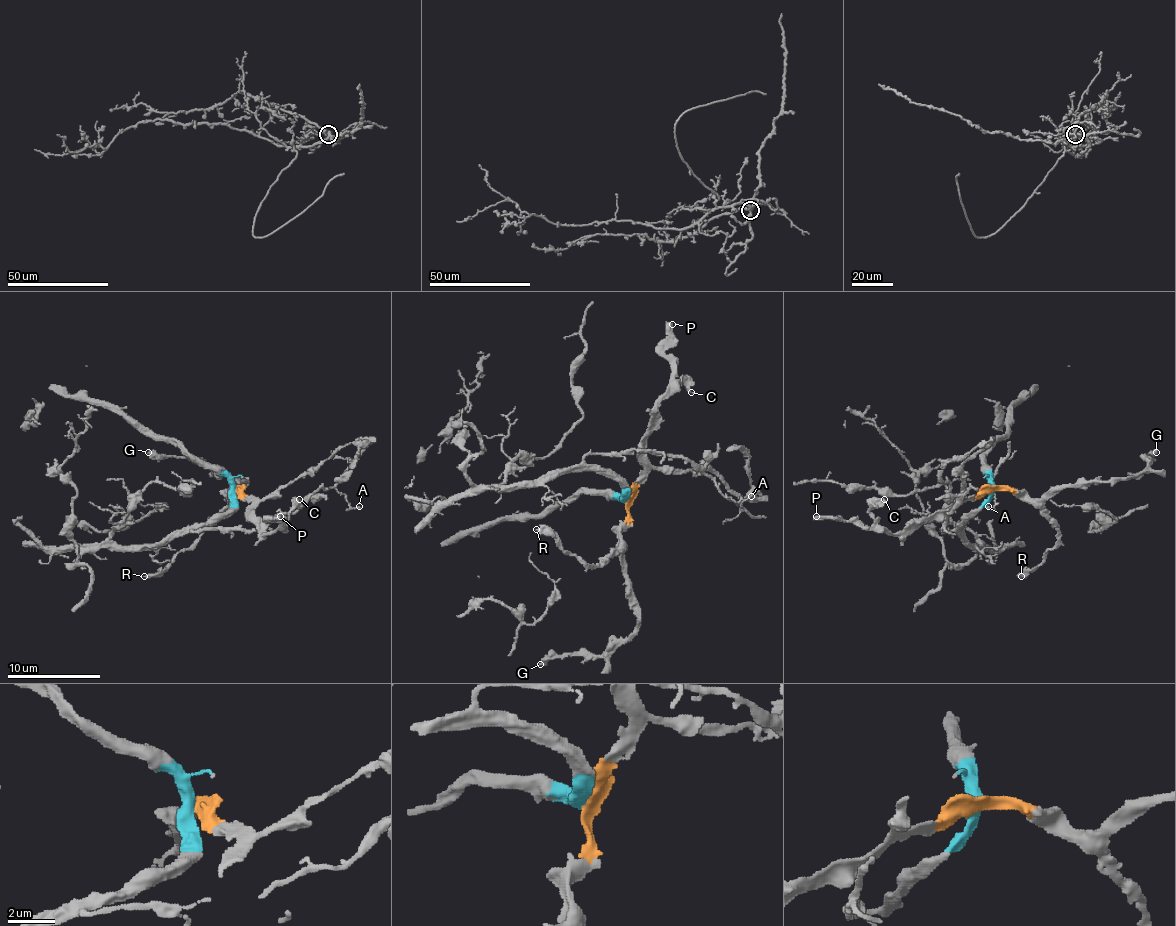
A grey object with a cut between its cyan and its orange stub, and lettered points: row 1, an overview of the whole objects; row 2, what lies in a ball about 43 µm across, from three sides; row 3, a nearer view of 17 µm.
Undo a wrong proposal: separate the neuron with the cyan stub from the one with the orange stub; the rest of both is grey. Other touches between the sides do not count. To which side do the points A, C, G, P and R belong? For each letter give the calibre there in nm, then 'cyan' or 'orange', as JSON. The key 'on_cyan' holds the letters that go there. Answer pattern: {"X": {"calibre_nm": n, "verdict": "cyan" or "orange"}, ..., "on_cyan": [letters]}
{"A": {"calibre_nm": 80, "verdict": "cyan"}, "C": {"calibre_nm": 240, "verdict": "orange"}, "G": {"calibre_nm": 420, "verdict": "orange"}, "P": {"calibre_nm": 400, "verdict": "orange"}, "R": {"calibre_nm": 320, "verdict": "orange"}, "on_cyan": ["A"]}

